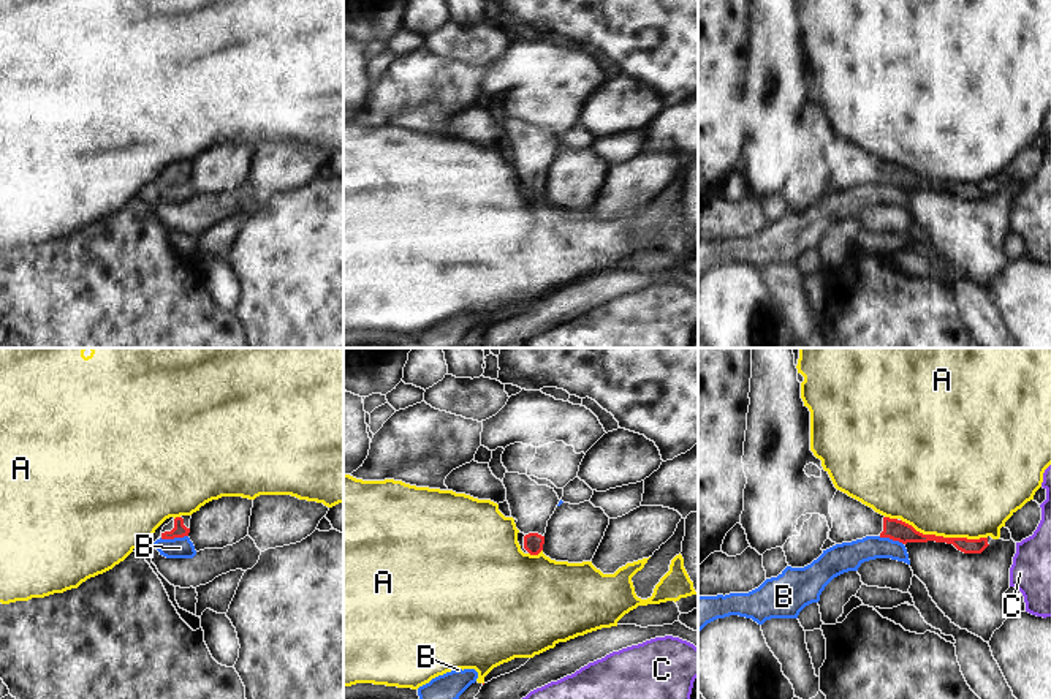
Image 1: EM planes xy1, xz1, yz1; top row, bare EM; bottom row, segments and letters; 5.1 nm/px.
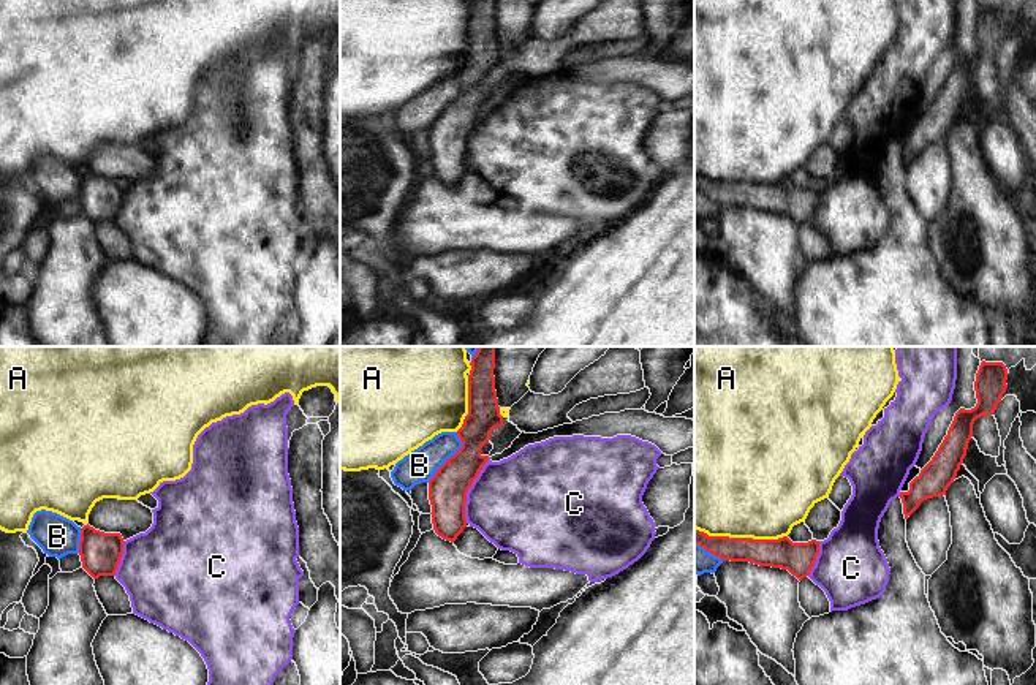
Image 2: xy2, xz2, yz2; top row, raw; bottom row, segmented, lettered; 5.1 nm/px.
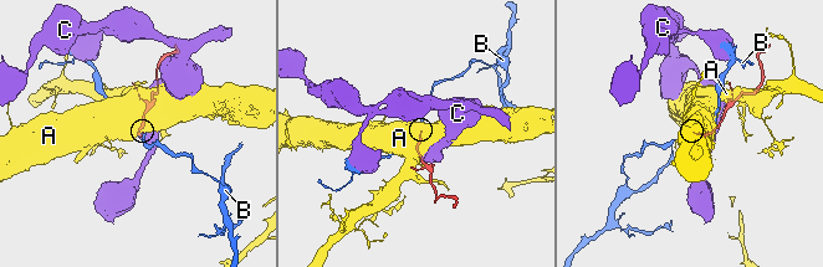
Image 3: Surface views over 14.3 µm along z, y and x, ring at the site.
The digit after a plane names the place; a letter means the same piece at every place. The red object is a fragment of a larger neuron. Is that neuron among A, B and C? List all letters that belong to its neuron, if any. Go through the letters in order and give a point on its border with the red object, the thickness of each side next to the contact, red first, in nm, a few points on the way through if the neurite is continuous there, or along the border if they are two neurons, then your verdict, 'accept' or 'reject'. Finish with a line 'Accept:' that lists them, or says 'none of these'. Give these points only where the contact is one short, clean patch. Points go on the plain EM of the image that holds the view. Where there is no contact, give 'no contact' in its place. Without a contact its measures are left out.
A: contact yz2 (742, 184); calibres 150 and 500 nm; reject
B: contact xz2 (449, 103); calibres 200 and 170 nm; reject
C: contact xz2 (467, 136); calibres 200 and 460 nm; border xz2 (489, 103), (467, 138), (465, 168); reject
Accept: none of these

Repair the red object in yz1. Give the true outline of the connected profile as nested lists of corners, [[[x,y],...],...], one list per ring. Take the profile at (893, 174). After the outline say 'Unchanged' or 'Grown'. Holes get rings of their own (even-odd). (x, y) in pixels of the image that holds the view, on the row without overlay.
[[[840,136],[836,138],[829,150],[829,160],[833,163],[829,185],[836,190],[852,188],[866,182],[880,182],[902,190],[928,187],[947,188],[964,199],[981,199],[989,191],[988,183],[967,185],[923,180],[912,171],[885,163]]]. Grown

